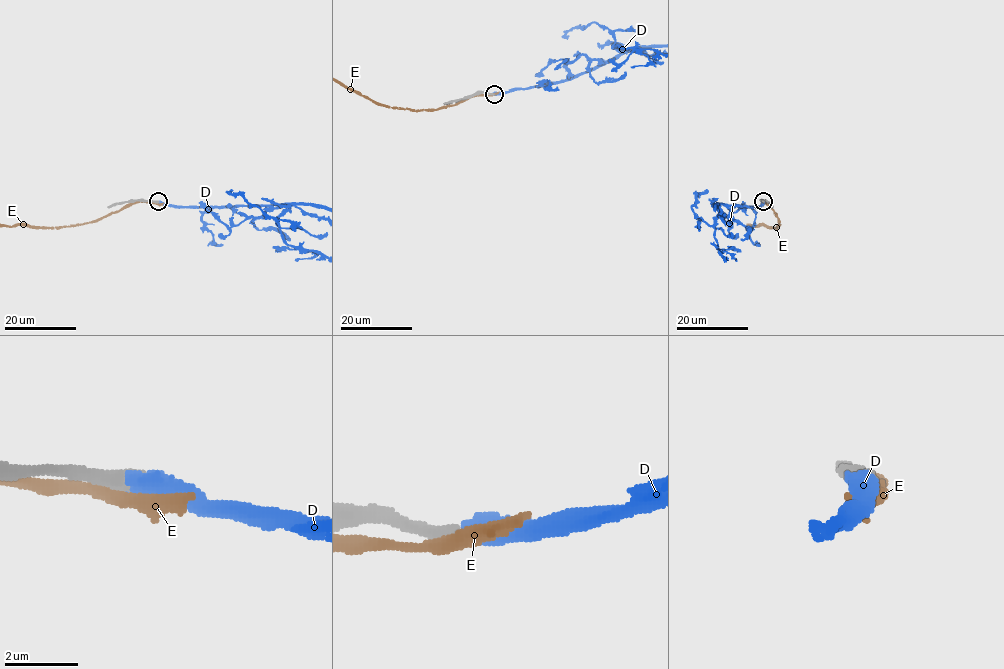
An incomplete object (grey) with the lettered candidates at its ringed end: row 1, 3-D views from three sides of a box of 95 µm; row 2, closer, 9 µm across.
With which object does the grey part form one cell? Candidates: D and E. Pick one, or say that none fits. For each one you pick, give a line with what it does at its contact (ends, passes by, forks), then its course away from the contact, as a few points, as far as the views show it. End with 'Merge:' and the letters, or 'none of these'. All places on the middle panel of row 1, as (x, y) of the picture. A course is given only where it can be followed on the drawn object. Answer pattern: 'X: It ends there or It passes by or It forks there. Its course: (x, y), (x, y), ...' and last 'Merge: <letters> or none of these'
D: It ends there
Merge: D

